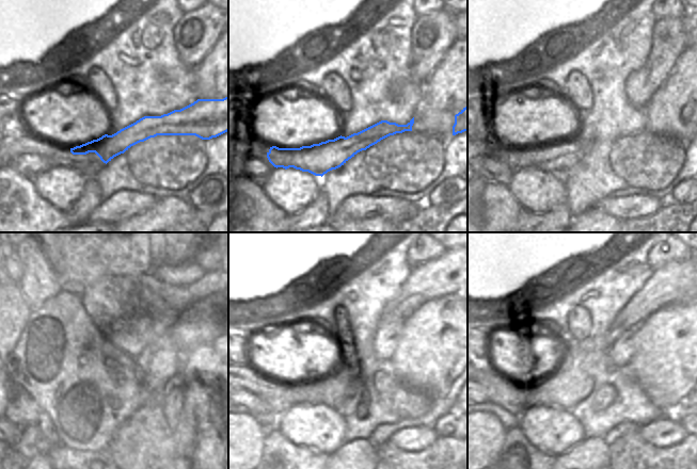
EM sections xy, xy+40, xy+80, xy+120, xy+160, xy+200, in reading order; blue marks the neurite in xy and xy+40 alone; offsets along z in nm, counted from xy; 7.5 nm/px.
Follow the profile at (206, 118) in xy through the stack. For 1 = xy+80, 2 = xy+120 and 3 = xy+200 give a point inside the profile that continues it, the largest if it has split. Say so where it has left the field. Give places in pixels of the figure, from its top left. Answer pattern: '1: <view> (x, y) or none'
1: xy+80 (557, 158)
2: xy+120 (79, 398)
3: xy+200 (489, 379)

